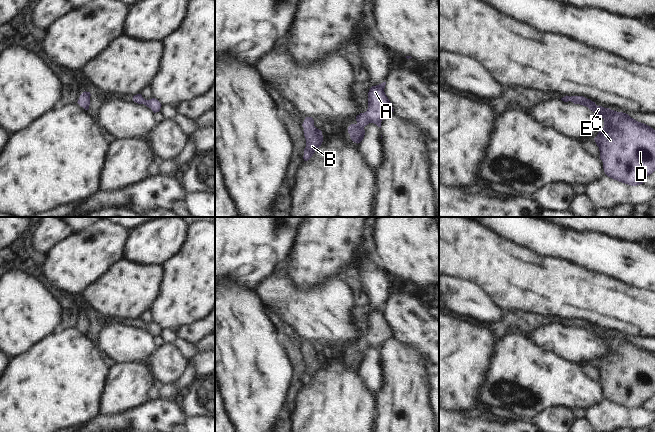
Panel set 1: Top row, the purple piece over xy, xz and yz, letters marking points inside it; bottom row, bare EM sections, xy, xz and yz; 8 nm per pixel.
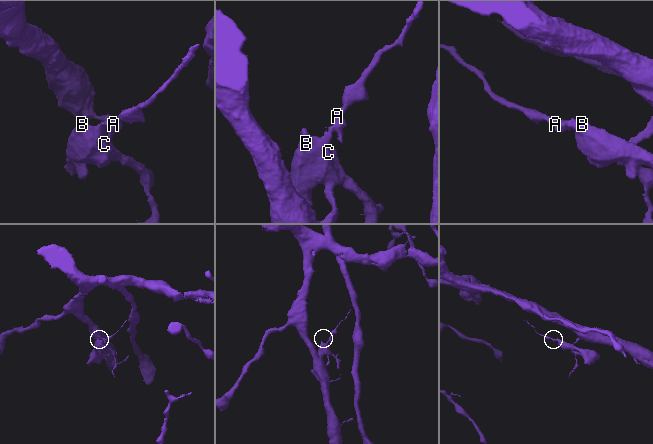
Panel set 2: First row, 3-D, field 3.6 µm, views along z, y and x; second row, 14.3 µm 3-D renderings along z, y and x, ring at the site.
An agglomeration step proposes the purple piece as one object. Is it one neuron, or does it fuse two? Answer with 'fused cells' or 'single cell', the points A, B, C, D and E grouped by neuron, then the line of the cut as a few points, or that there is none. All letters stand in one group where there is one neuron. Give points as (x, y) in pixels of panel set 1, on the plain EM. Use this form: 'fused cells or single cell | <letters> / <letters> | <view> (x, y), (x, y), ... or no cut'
single cell | A B C D E | no cut

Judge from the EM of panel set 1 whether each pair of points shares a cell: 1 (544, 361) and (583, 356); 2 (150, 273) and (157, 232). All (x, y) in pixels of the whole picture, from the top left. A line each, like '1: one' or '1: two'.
1: two
2: two

